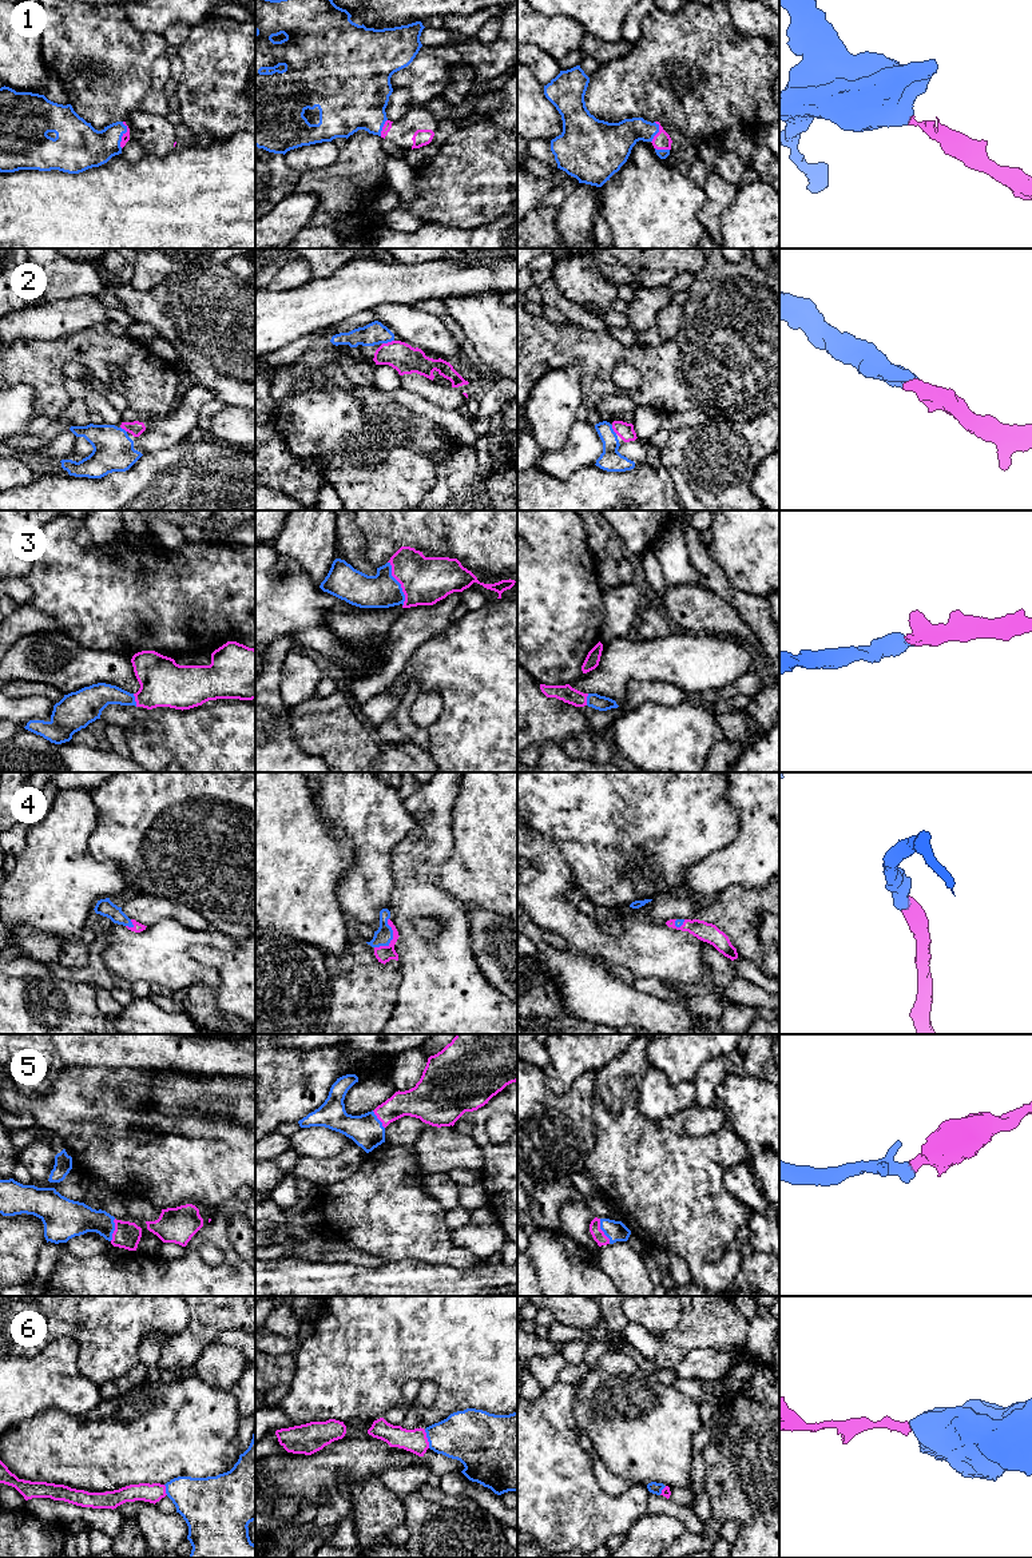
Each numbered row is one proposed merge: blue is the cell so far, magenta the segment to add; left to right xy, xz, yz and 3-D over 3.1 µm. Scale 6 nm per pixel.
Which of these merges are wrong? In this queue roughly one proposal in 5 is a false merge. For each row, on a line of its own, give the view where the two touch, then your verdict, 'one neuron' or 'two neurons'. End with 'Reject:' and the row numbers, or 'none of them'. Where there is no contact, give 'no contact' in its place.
1: xy | one neuron
2: xz | one neuron
3: xz | one neuron
4: xz | one neuron
5: yz | one neuron
6: xz | two neurons
Reject: 6

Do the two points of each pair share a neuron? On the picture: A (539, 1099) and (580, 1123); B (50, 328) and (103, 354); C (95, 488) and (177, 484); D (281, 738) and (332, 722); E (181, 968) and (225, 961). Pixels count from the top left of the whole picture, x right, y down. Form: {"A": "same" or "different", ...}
{"A": "same", "B": "different", "C": "same", "D": "different", "E": "different"}

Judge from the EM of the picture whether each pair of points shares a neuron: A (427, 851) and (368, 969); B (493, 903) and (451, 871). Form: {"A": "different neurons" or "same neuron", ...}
{"A": "different neurons", "B": "same neuron"}

